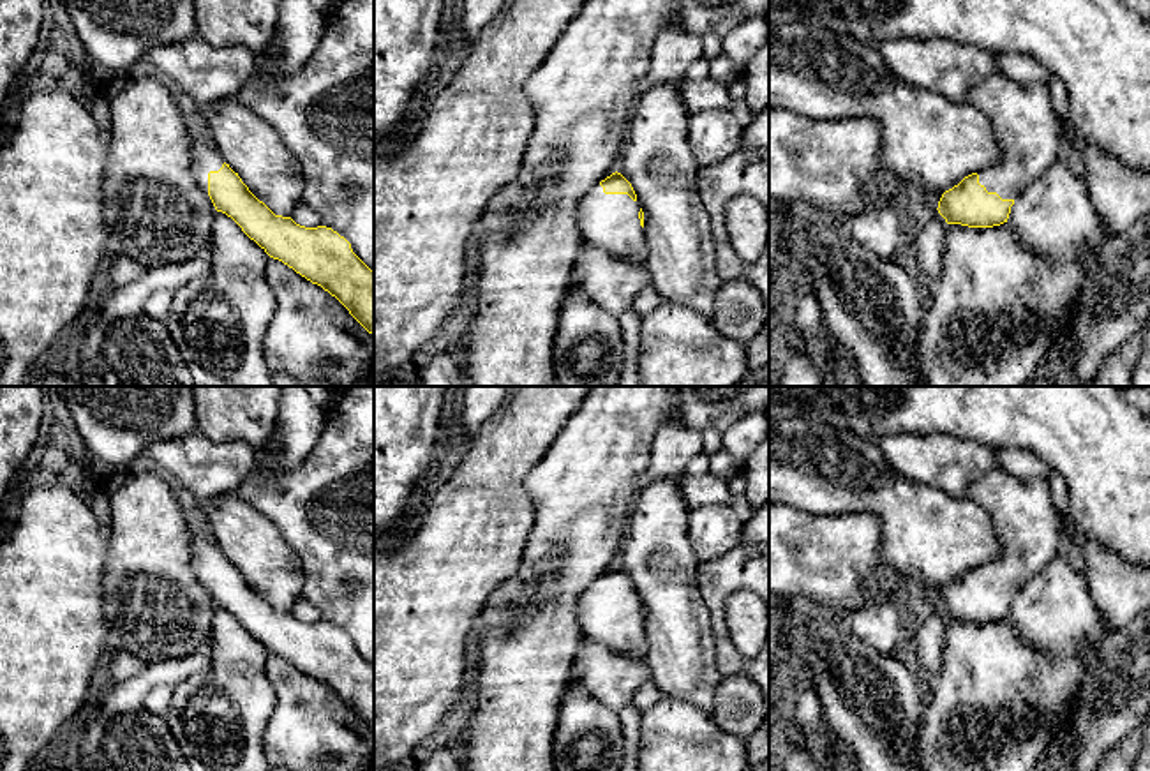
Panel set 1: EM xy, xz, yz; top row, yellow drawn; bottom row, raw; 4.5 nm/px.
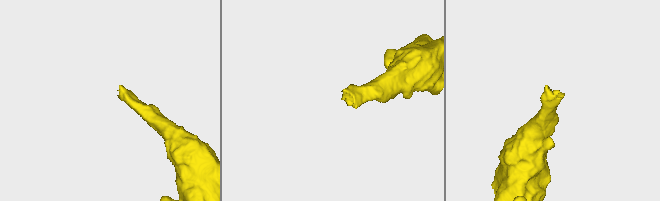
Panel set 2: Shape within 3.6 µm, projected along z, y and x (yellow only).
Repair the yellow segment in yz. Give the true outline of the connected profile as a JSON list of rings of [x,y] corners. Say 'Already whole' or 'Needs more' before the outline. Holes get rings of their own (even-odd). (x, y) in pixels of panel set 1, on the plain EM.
Needs more. [[[991,469],[965,496],[989,515],[1002,552],[945,586],[937,605],[947,619],[1000,621],[1025,582],[1058,554],[1058,513],[1042,476],[1018,478]]]

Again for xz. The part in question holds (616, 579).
Needs more. [[[612,568],[584,589],[577,600],[577,618],[584,642],[646,660],[644,607],[631,579],[621,568]]]

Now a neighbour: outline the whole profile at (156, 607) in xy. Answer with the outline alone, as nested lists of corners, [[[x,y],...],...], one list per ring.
[[[159,469],[127,473],[106,492],[111,505],[102,580],[108,647],[123,649],[146,663],[196,653],[212,635],[217,605],[194,572],[189,522],[166,475]]]

